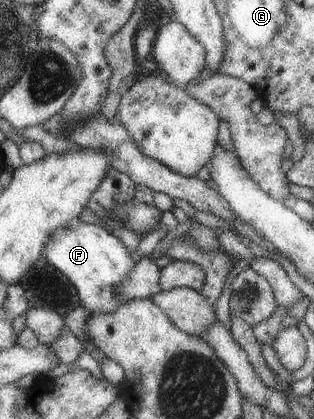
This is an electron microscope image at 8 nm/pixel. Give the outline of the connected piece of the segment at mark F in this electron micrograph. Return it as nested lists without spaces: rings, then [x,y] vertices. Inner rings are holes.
[[[79,221],[76,227],[57,229],[47,243],[45,257],[76,285],[81,303],[90,313],[109,313],[125,303],[118,300],[118,285],[135,269],[136,258],[131,259],[121,240],[99,225]]]

